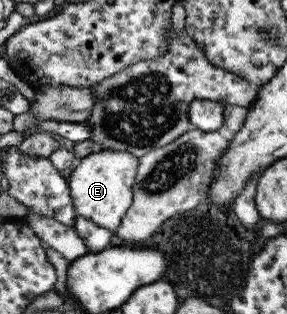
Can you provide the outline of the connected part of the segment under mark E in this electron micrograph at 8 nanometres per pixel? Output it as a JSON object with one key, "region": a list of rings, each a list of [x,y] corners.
{"region":[[[101,150],[81,158],[67,180],[75,214],[114,232],[132,201],[137,160],[133,154],[123,150]]]}

